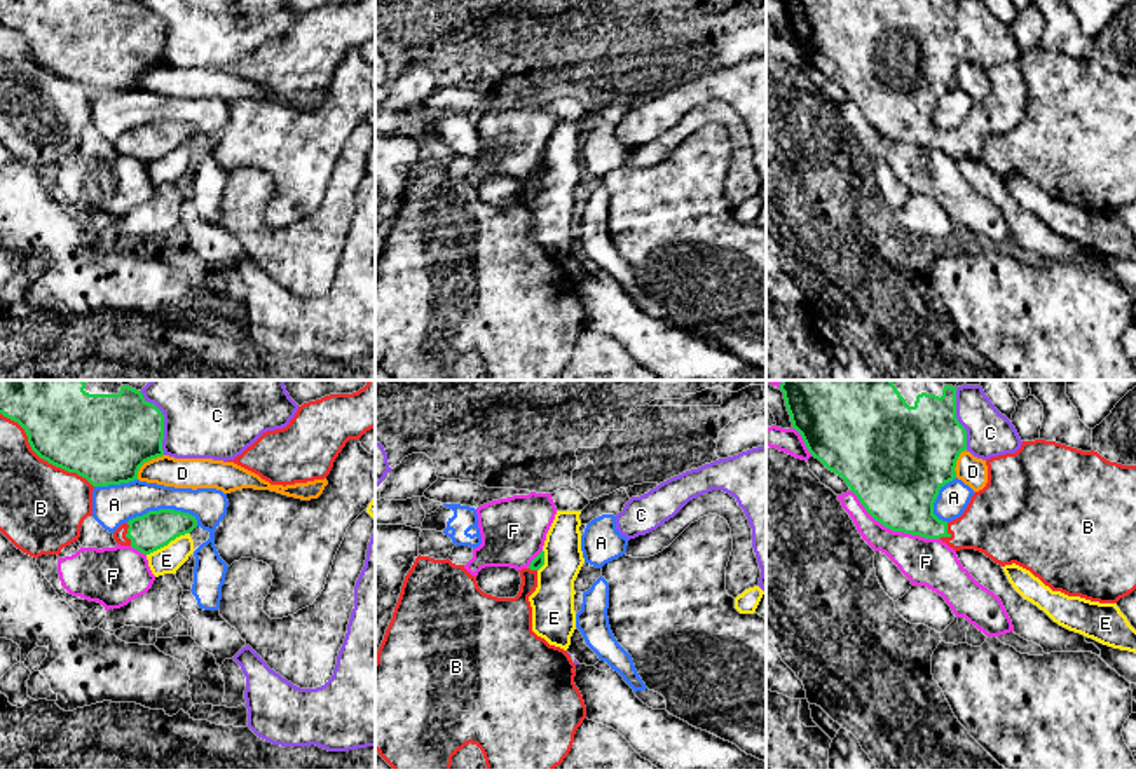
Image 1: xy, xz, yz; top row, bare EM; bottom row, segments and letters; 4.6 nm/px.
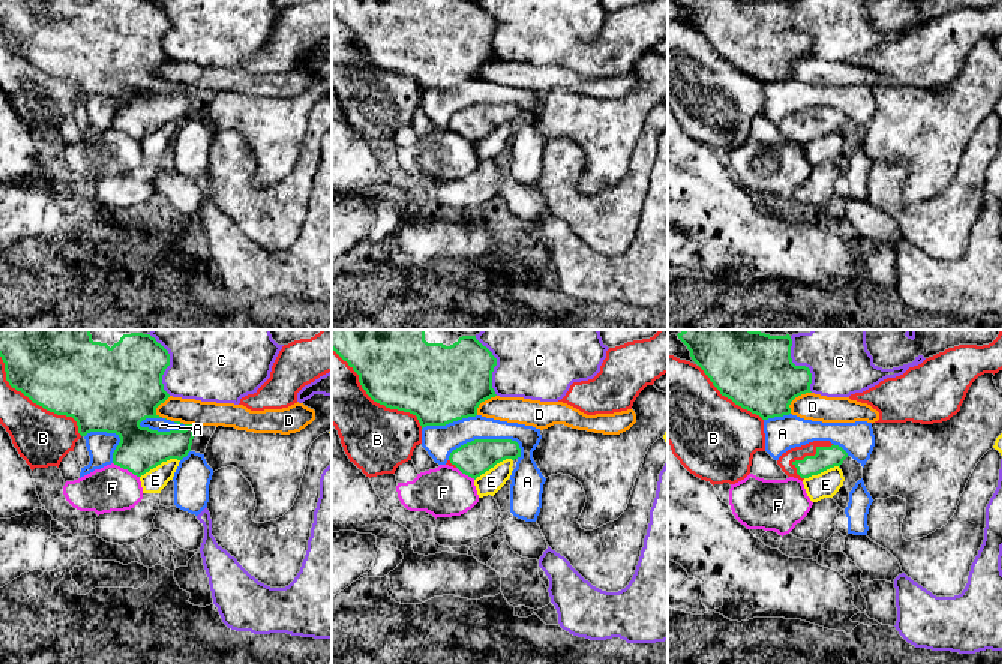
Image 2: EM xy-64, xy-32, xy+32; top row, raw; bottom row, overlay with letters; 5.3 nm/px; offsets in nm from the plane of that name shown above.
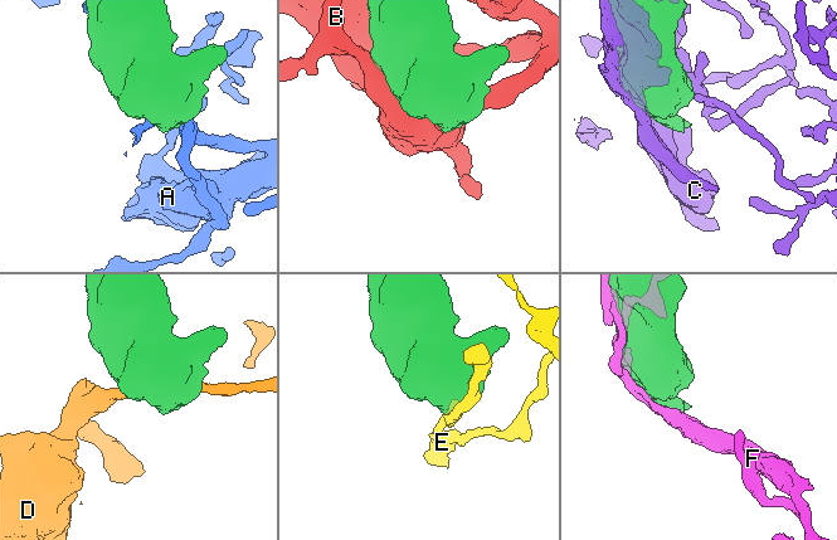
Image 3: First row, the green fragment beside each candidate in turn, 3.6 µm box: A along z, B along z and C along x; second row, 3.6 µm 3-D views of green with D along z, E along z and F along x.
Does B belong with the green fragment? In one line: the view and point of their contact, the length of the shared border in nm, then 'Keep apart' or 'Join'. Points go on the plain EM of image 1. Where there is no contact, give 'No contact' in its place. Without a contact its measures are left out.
Touches green at xy (42, 67). Shared border 550 nm. Join

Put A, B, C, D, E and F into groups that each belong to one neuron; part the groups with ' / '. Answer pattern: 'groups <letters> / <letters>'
groups A E F / B / C / D

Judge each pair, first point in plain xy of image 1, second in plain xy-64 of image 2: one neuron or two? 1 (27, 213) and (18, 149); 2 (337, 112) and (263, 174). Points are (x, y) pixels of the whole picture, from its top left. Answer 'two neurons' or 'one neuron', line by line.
1: one neuron
2: one neuron

